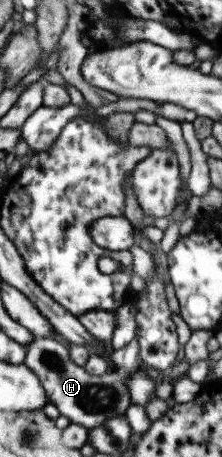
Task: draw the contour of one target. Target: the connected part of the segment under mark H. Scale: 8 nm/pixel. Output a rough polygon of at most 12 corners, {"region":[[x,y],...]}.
{"region":[[136,332],[118,349],[93,347],[113,369],[73,362],[70,345],[33,339],[25,364],[70,423],[89,430],[131,406],[143,366]]}

